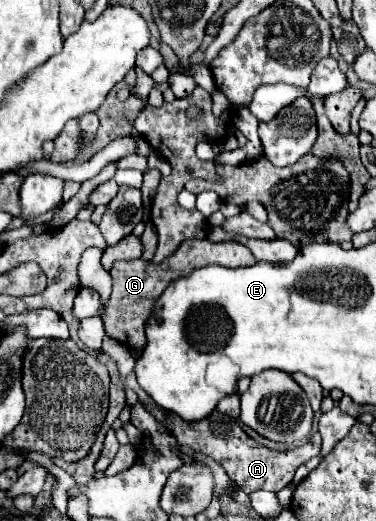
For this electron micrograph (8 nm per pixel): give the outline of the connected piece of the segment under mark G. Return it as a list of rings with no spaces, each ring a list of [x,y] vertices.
[[[186,240],[184,244],[178,246],[178,250],[168,256],[162,262],[152,262],[152,260],[120,260],[112,266],[110,274],[112,274],[112,296],[108,300],[108,304],[104,306],[104,326],[106,326],[106,334],[110,338],[114,338],[116,342],[124,344],[126,348],[132,350],[144,350],[146,346],[146,334],[144,334],[144,326],[154,310],[156,300],[160,298],[160,294],[168,288],[170,282],[188,276],[194,268],[202,268],[206,264],[220,264],[220,266],[228,266],[228,268],[242,268],[242,266],[254,266],[256,260],[252,256],[252,252],[238,244],[238,242],[210,242],[210,240]]]

